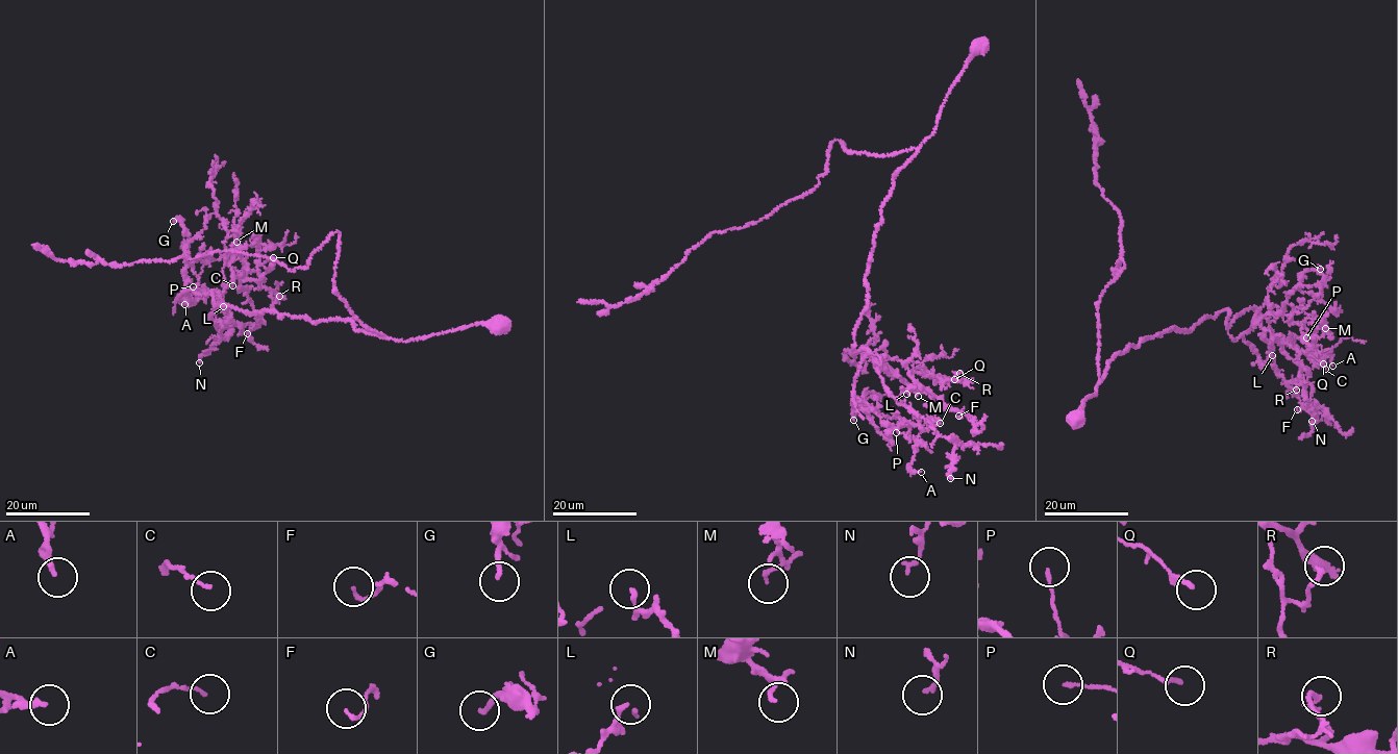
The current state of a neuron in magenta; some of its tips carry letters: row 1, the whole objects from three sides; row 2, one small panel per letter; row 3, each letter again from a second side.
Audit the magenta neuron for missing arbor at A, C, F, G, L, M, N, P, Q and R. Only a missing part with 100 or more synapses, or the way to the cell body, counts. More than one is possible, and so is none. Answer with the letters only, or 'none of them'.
none of them

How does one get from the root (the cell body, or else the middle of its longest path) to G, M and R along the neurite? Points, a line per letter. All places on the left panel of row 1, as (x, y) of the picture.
G: (500, 326), (407, 342), (348, 319), (220, 307), (215, 292), (221, 301), (185, 293), (189, 235), (173, 221)
M: (500, 326), (402, 341), (348, 319), (220, 307), (214, 292), (223, 311), (217, 303), (236, 242)
R: (500, 326), (402, 341), (348, 319), (220, 307), (213, 295), (224, 310), (224, 287), (254, 270), (279, 296)

